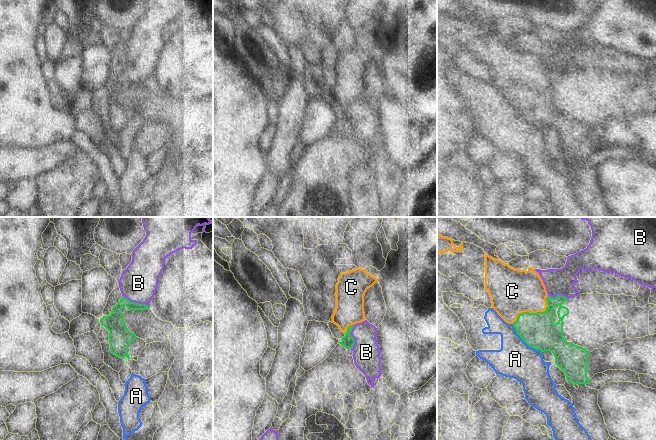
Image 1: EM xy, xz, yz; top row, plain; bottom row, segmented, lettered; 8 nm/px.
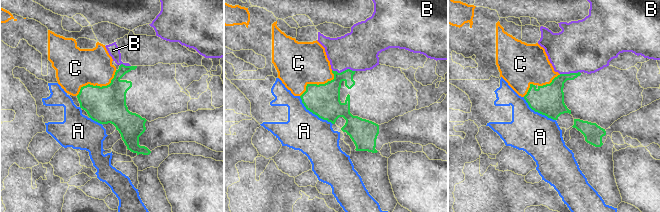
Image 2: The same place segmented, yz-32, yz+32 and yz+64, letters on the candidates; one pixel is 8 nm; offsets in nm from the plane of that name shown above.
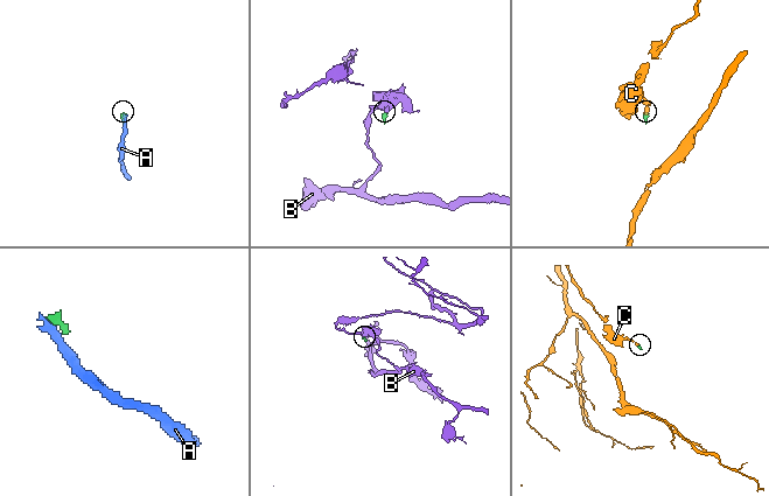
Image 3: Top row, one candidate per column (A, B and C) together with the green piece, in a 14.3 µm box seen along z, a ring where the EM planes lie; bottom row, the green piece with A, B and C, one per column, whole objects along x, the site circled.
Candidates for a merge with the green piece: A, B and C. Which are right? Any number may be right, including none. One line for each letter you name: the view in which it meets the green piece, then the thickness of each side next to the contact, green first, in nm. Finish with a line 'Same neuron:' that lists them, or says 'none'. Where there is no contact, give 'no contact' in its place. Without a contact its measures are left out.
C: yz | 280/360 nm
Same neuron: C

